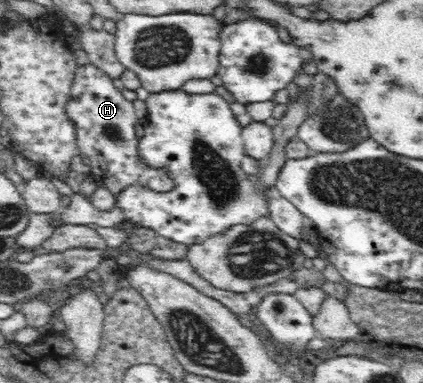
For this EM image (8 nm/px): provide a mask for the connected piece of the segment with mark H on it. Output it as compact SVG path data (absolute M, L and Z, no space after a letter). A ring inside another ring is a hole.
M91 62L77 67L77 87L73 87L73 103L69 103L69 116L76 124L76 144L81 155L87 159L92 170L92 176L103 182L105 188L111 190L115 199L125 191L127 187L144 187L154 193L169 193L175 186L175 182L169 173L161 168L153 168L151 164L145 164L141 158L139 145L141 142L135 136L135 124L140 121L136 114L132 101L127 100L120 89L113 85L111 79L103 70L99 69Z

